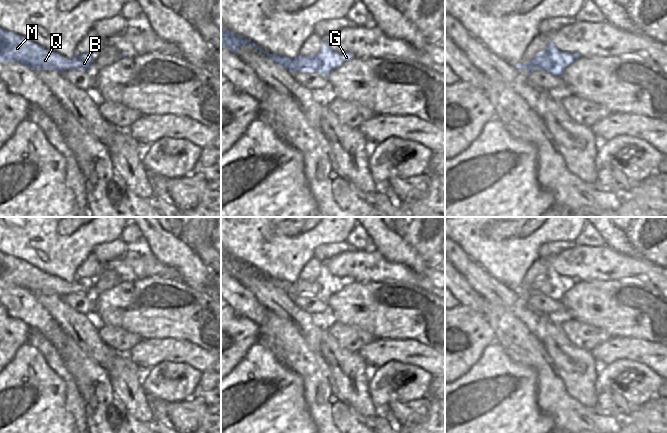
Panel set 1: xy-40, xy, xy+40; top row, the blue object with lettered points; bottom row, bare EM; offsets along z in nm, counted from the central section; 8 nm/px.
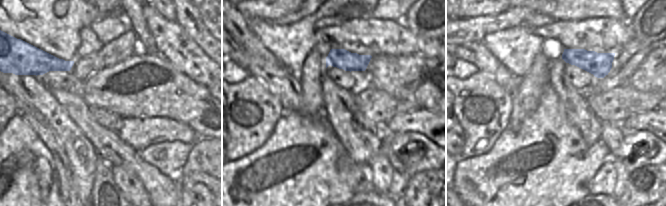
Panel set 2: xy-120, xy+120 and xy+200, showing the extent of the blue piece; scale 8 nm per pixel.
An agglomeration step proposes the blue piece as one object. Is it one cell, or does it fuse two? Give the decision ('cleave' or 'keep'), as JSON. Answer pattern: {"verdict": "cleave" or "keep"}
{"verdict": "keep"}

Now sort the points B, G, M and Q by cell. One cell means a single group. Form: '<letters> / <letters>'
B G M Q

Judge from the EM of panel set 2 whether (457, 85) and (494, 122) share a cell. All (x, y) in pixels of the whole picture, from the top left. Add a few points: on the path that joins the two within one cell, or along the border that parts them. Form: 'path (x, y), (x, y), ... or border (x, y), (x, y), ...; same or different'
path (472, 89), (476, 93), (494, 97), (499, 107); same

